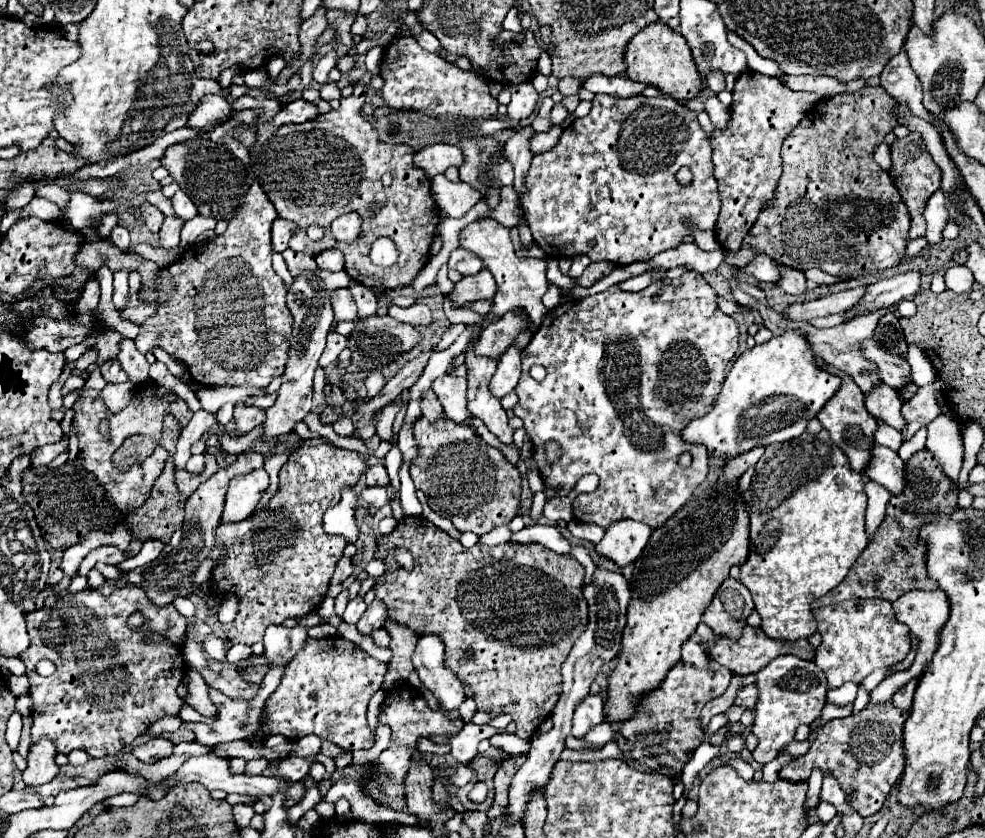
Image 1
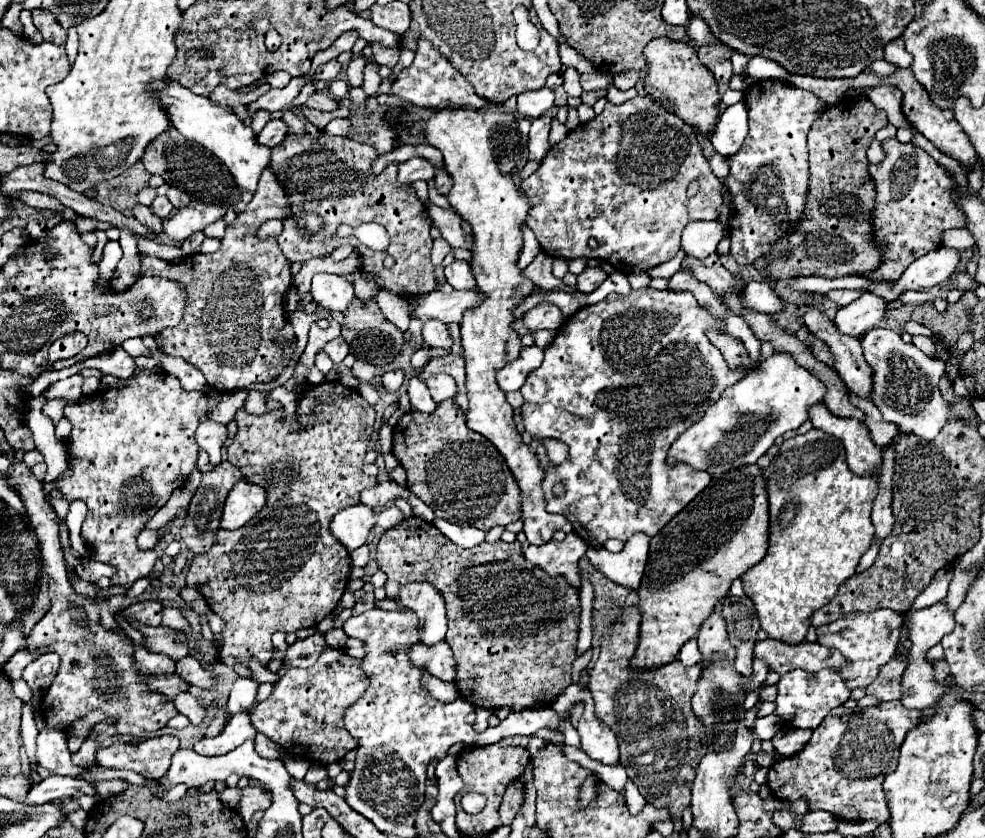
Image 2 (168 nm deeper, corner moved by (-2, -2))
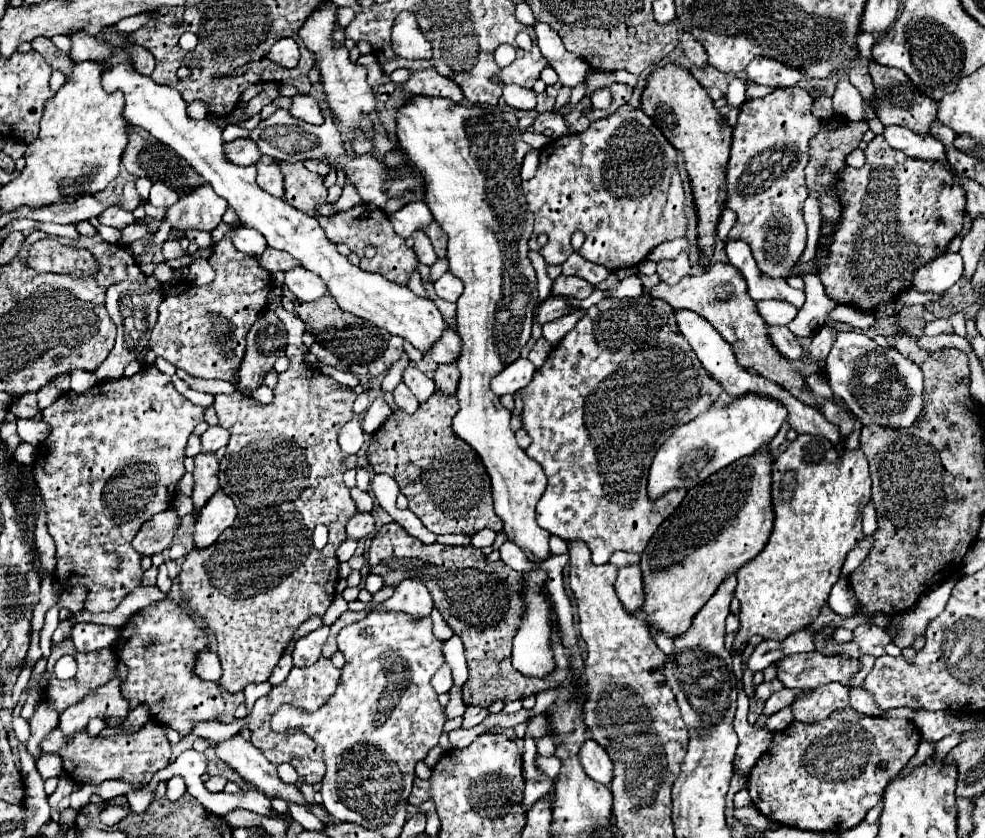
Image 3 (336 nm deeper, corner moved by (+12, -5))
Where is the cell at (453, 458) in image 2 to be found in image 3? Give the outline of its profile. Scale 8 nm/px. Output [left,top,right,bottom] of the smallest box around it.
[367,391,502,535]

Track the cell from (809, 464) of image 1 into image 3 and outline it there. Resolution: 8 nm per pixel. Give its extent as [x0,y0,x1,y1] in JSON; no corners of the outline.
[734,435,870,647]

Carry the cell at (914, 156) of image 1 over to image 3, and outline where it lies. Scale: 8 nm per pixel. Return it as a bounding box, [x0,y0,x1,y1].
[820,135,966,313]

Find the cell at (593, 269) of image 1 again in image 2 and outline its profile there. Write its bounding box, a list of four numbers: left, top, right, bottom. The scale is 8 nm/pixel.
[576,266,608,294]

